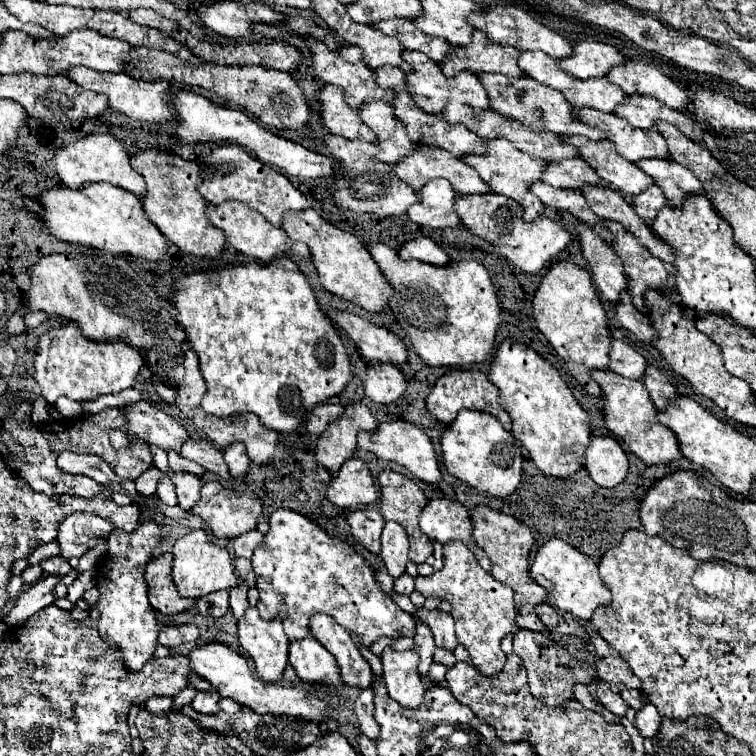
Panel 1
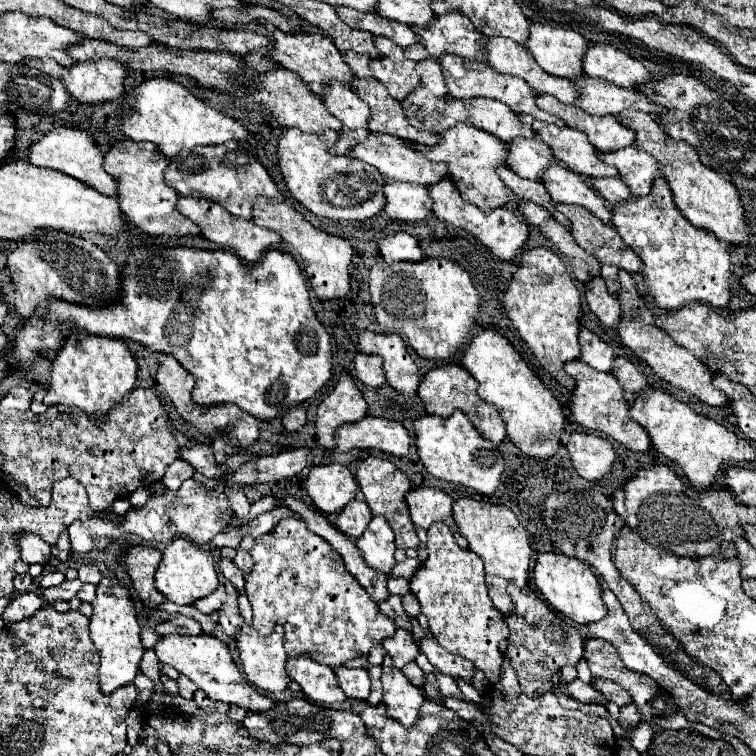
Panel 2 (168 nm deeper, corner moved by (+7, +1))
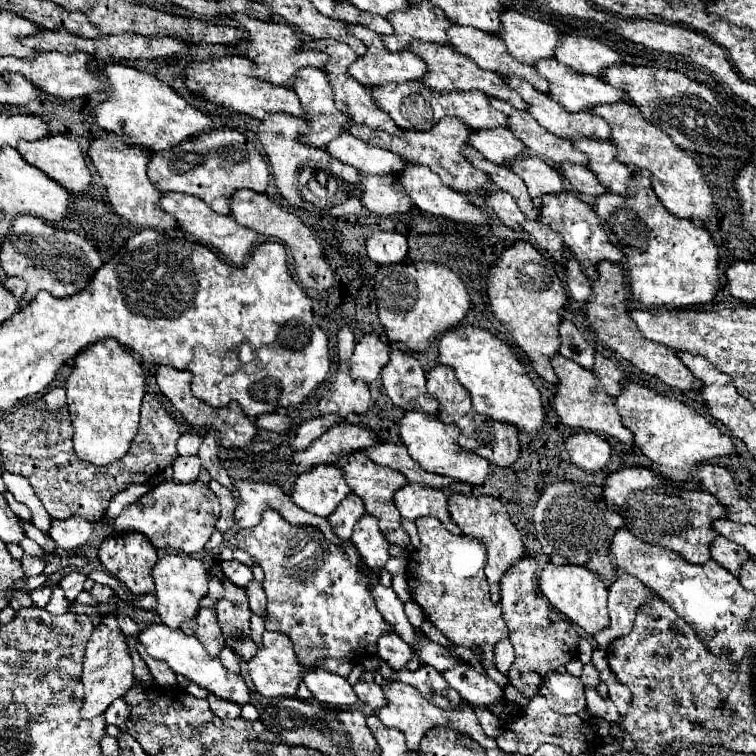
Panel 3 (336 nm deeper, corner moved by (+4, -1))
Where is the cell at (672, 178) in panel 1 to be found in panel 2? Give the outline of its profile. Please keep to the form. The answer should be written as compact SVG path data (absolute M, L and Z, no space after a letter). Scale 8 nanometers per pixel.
M633 146L621 148L617 152L599 154L601 160L613 168L617 168L619 178L629 184L629 190L635 196L647 196L651 192L651 182L661 176L657 168L657 160L645 152L635 150Z

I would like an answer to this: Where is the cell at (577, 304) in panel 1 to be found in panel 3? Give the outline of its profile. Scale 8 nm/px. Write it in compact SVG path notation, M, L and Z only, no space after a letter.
M516 242L502 258L492 266L488 274L488 294L494 316L508 326L516 344L526 352L536 372L550 384L558 384L558 376L550 364L550 358L560 352L558 326L562 322L562 310L568 300L562 280L552 276L552 262L528 242Z

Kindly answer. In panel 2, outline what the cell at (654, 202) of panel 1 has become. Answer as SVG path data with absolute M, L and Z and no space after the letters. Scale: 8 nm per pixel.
M589 178L589 186L593 186L593 190L609 204L625 204L631 198L631 192L621 178Z

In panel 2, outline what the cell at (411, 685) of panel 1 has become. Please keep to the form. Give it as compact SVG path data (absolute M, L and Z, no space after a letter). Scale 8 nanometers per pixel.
M385 656L383 664L383 700L381 704L387 708L387 716L403 724L405 728L411 728L419 718L419 708L425 702L425 696L421 688L413 686L399 668L393 668L393 662L389 656Z

